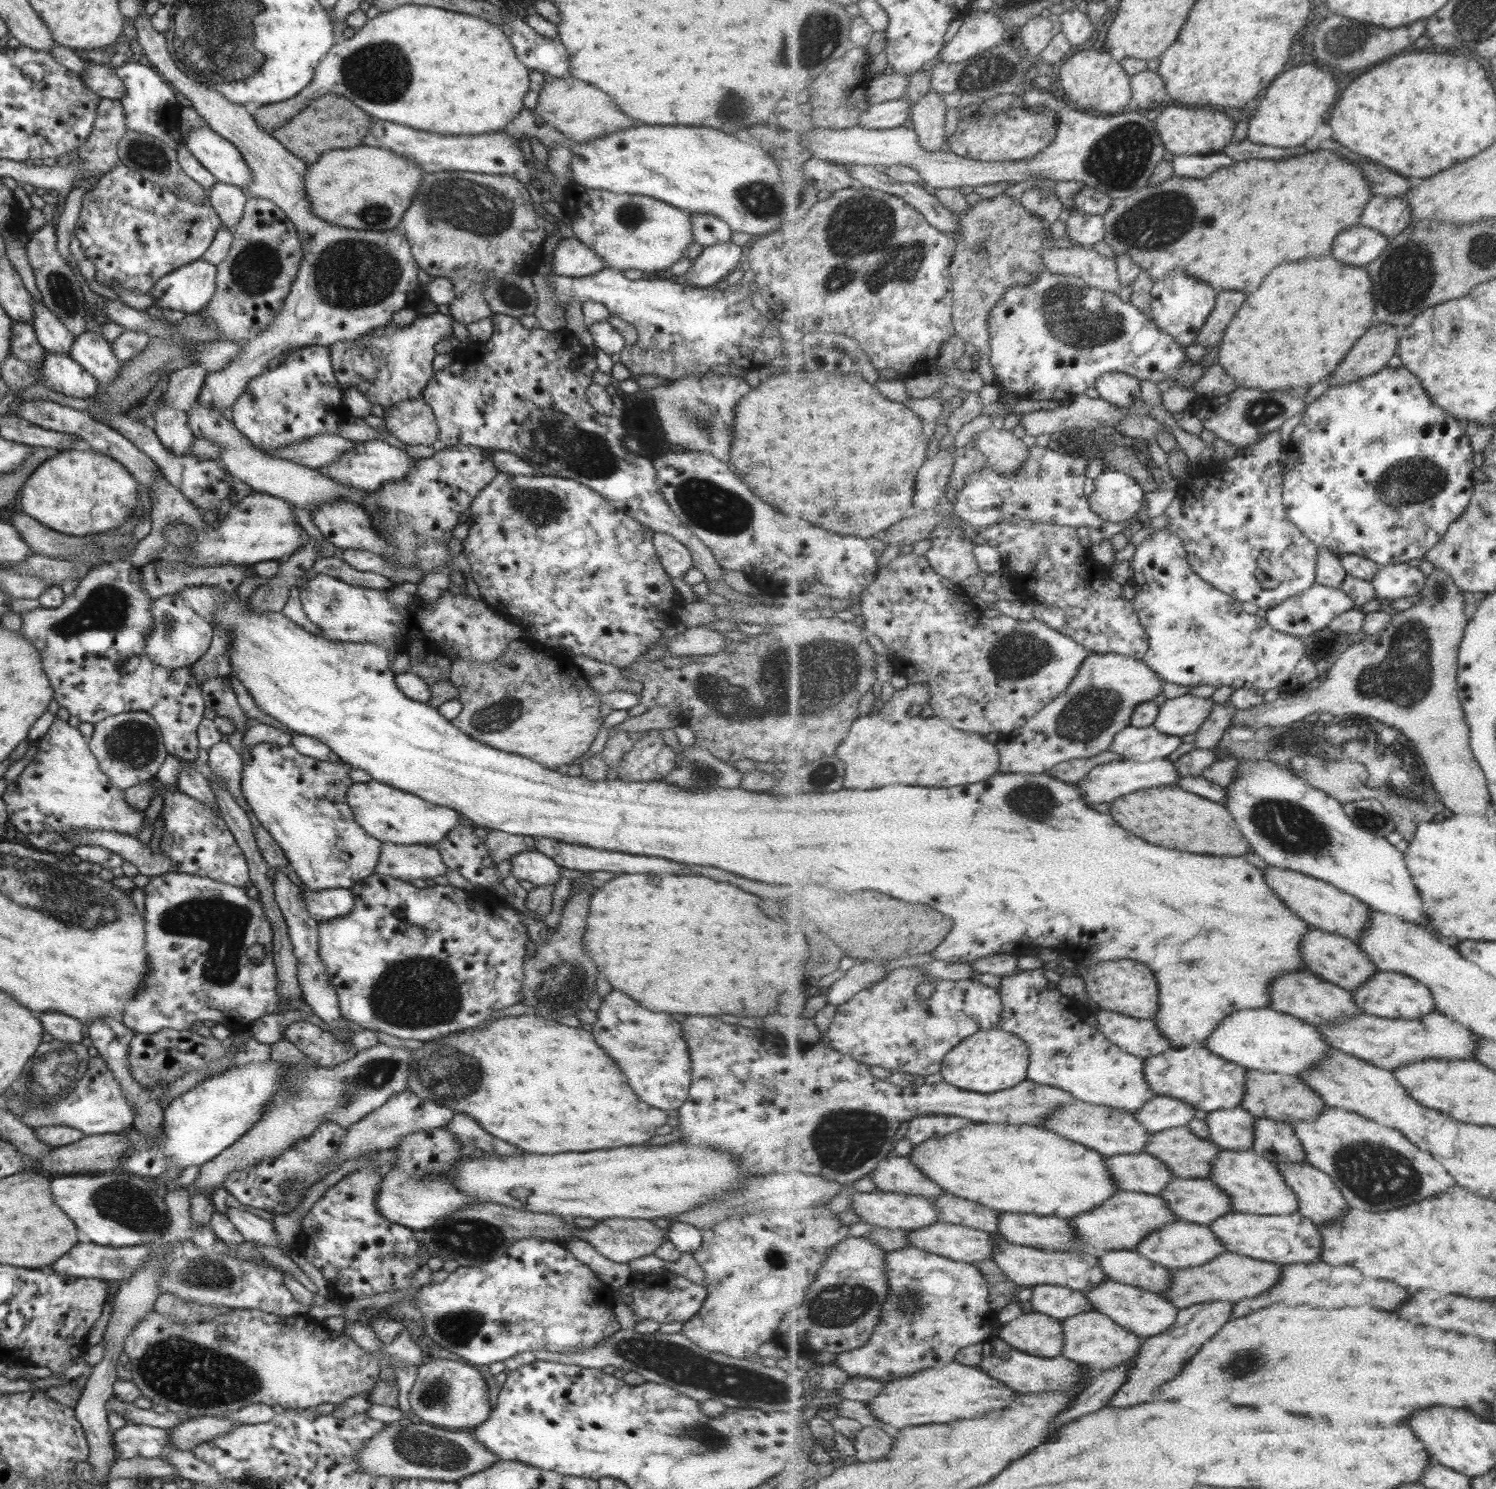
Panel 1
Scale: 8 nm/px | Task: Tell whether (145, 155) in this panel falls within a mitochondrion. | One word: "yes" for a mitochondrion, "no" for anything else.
yes

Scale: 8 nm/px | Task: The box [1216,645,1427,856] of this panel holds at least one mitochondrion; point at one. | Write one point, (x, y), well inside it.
(1368, 816)

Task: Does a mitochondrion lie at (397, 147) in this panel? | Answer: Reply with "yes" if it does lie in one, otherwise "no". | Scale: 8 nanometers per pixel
no

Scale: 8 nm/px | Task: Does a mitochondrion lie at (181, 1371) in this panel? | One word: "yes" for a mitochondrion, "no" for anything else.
yes

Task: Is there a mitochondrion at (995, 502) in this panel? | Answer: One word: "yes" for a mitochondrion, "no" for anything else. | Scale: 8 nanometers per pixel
yes

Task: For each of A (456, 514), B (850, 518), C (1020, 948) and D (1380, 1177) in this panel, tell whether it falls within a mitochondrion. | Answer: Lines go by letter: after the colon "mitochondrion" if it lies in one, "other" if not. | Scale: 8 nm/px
A: other
B: mitochondrion
C: other
D: mitochondrion

